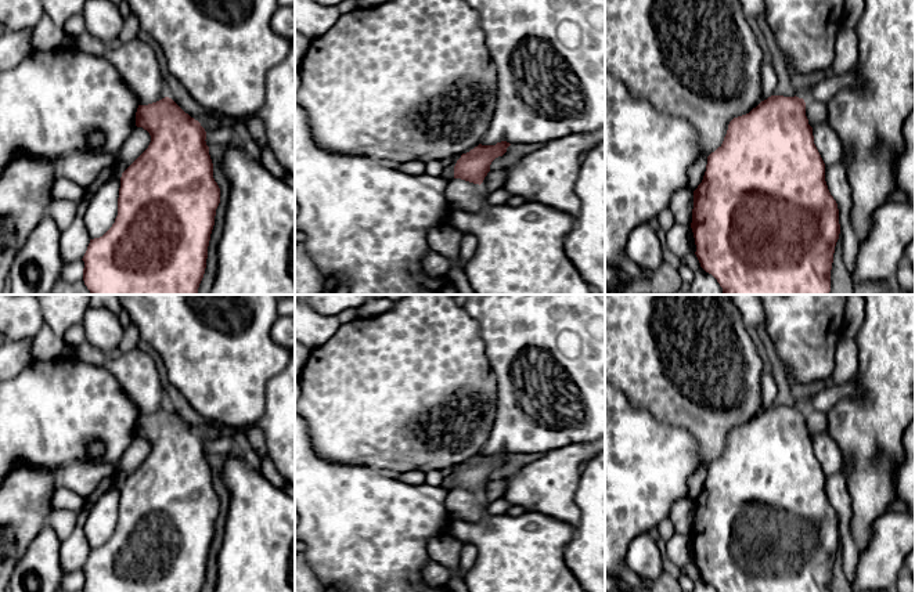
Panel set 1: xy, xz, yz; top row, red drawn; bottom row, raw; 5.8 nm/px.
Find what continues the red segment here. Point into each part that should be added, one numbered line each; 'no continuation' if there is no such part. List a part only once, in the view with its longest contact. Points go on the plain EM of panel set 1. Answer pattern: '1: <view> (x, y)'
no continuation

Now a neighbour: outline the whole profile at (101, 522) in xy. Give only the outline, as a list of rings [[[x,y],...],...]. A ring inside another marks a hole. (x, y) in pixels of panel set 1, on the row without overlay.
[[[120,490],[105,492],[90,510],[84,524],[84,535],[90,549],[102,546],[118,526]]]

